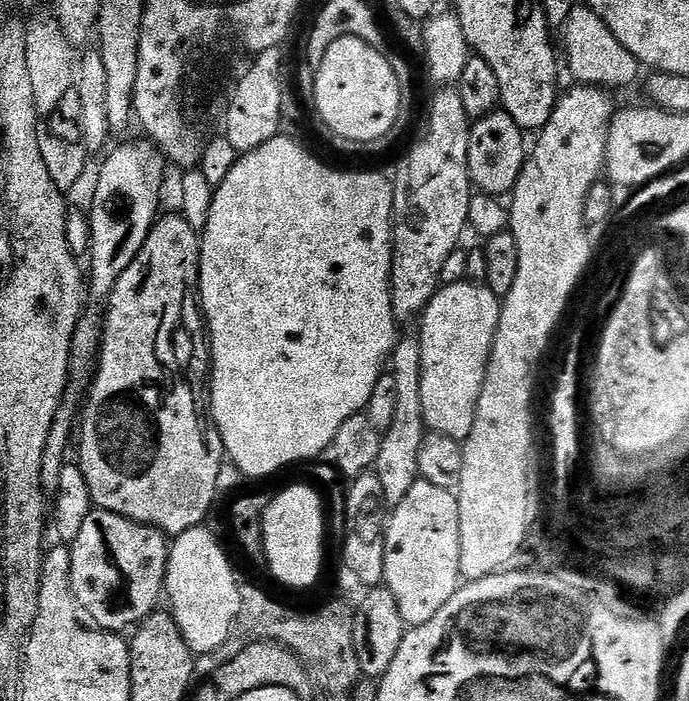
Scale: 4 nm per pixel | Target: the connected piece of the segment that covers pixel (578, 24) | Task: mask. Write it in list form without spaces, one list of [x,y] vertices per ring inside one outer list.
[[[576,6],[569,14],[568,23],[562,29],[564,35],[564,52],[568,55],[568,68],[572,71],[573,81],[584,86],[595,86],[605,90],[617,90],[632,84],[642,73],[642,65],[636,61],[634,54],[614,38],[614,34],[598,18],[598,14],[589,8]]]

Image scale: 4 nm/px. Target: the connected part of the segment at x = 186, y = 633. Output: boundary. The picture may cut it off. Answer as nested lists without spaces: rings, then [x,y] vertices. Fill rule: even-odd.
[[[204,526],[192,528],[189,532],[184,532],[171,541],[168,570],[164,578],[166,604],[167,600],[169,604],[167,607],[176,620],[176,625],[180,628],[184,641],[196,654],[213,652],[228,643],[232,630],[236,626],[241,605],[240,584],[238,579],[236,580],[236,572],[232,569],[232,564],[228,561],[223,546],[206,529],[207,527]]]

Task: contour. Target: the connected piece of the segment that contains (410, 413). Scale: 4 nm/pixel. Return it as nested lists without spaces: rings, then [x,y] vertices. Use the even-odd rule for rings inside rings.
[[[401,335],[397,339],[390,357],[390,375],[398,390],[398,407],[394,410],[394,423],[390,430],[383,433],[374,471],[378,482],[382,482],[385,505],[395,506],[410,494],[410,486],[420,479],[418,450],[422,450],[426,425],[422,414],[422,346],[419,335]]]

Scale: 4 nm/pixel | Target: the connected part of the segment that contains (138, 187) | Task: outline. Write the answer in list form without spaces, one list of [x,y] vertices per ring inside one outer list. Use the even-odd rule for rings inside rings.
[[[141,138],[133,144],[120,144],[104,160],[100,173],[96,176],[96,189],[92,192],[92,208],[88,221],[92,227],[92,247],[90,249],[90,261],[92,260],[92,273],[86,276],[86,284],[90,289],[90,296],[100,302],[107,301],[114,290],[115,283],[121,277],[135,256],[142,250],[147,236],[152,230],[153,224],[158,219],[156,210],[160,206],[160,187],[164,184],[164,168],[166,161],[164,153],[155,144]]]

